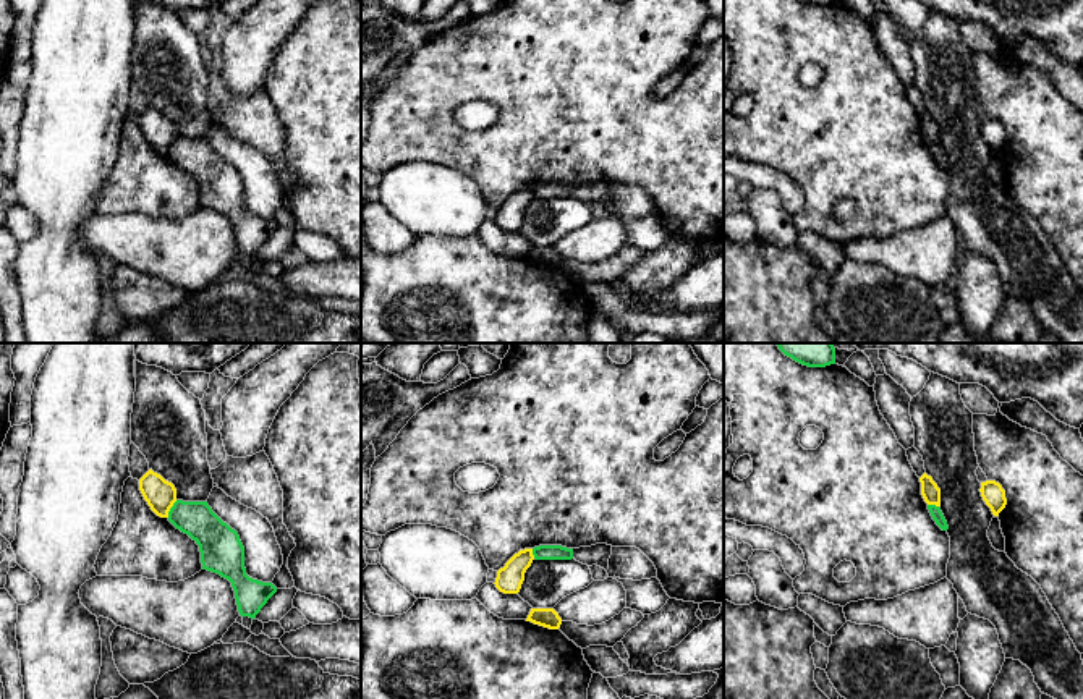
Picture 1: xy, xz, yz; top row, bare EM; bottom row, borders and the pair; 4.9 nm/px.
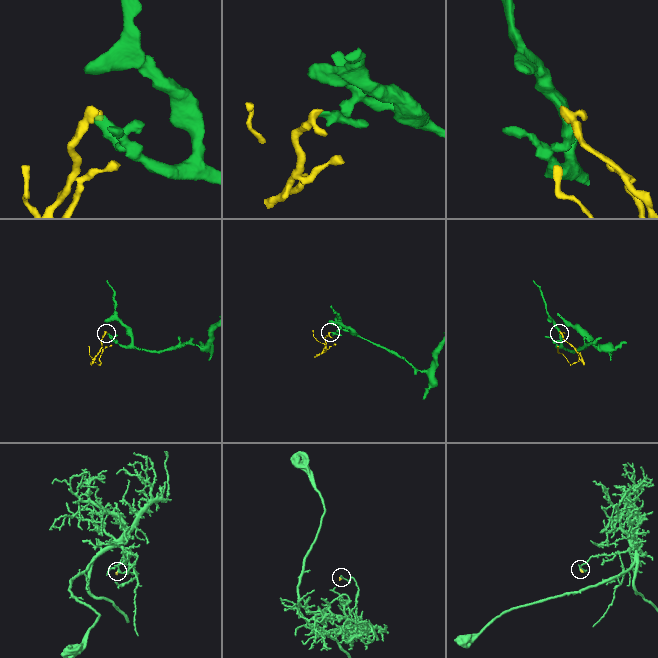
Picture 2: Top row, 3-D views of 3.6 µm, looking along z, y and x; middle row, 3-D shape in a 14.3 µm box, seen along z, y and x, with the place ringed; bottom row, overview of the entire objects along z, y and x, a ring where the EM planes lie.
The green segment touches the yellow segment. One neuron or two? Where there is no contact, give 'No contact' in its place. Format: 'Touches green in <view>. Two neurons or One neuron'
Touches green in xy. Two neurons

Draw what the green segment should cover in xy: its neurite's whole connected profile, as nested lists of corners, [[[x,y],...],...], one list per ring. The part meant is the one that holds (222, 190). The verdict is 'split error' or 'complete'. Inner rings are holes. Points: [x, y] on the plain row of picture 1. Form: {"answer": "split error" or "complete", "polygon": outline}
{"answer": "complete", "polygon": [[[176,138],[168,149],[168,159],[199,183],[202,207],[231,220],[240,252],[254,257],[277,225],[246,212],[244,184],[238,170],[207,139]]]}

